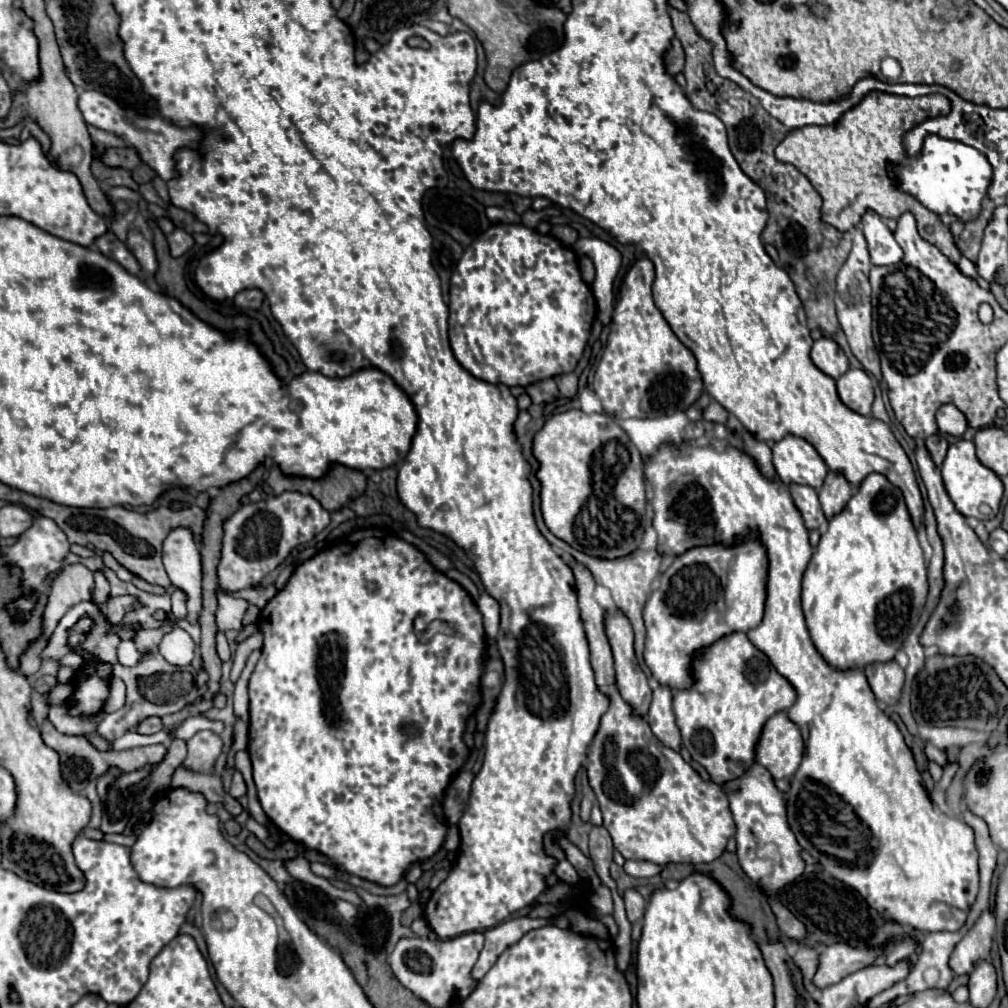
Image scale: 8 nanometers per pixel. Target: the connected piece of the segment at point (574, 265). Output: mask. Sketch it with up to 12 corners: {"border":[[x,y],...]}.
{"border":[[495,223],[451,277],[477,379],[571,373],[595,297],[577,255]]}

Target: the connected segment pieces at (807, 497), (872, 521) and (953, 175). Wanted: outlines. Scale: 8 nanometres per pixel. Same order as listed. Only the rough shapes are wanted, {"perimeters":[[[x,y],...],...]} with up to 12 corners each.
{"perimeters":[[[789,485],[807,529],[825,529],[817,491]],[[867,475],[803,575],[837,671],[893,661],[923,611],[901,491]],[[925,135],[887,163],[899,191],[967,223],[992,179],[983,153]]]}

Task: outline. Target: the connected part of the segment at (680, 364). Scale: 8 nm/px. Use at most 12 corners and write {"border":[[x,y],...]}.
{"border":[[653,263],[623,279],[593,391],[603,413],[687,411],[697,359],[655,307]]}

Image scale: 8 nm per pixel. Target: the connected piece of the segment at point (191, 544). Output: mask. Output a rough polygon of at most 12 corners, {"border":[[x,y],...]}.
{"border":[[189,529],[163,543],[171,583],[187,595],[187,621],[199,623],[201,557]]}

